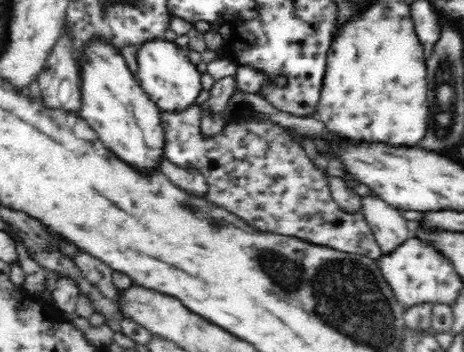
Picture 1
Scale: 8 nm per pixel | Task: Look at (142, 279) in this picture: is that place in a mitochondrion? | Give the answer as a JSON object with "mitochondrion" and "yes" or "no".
{"mitochondrion":"no"}

